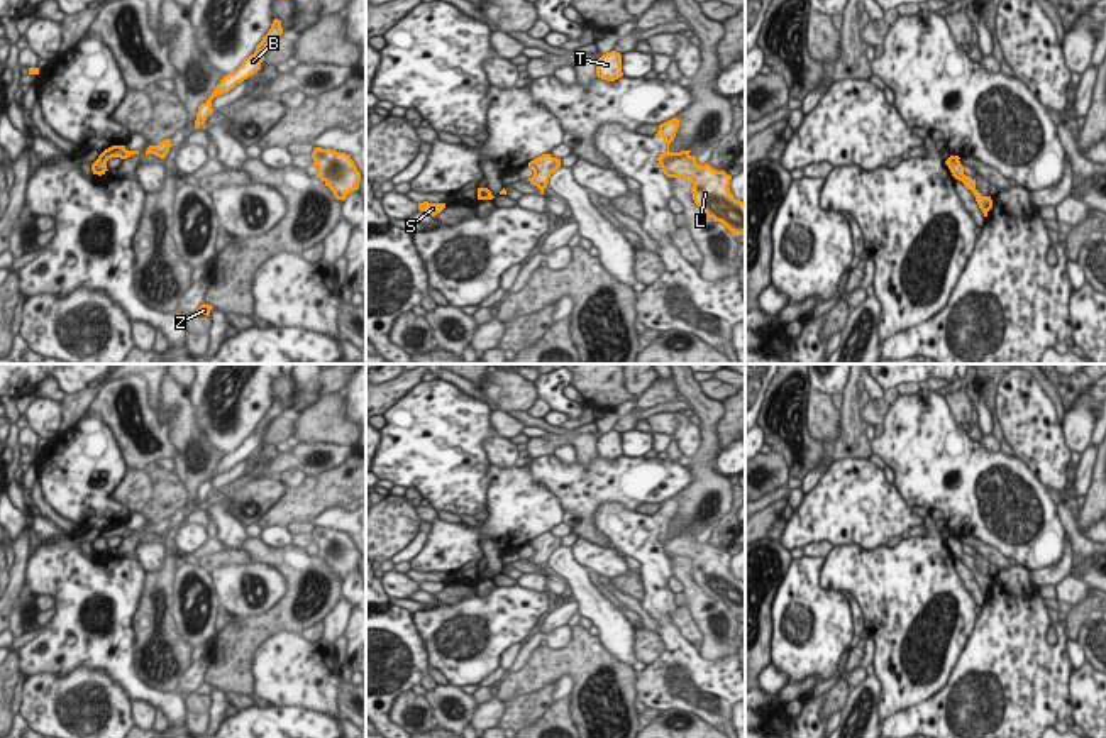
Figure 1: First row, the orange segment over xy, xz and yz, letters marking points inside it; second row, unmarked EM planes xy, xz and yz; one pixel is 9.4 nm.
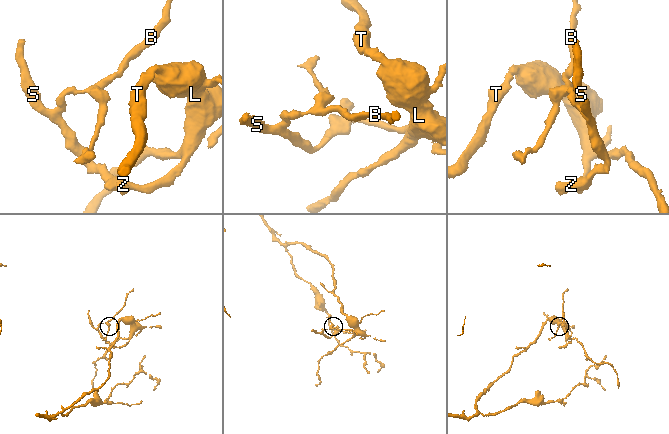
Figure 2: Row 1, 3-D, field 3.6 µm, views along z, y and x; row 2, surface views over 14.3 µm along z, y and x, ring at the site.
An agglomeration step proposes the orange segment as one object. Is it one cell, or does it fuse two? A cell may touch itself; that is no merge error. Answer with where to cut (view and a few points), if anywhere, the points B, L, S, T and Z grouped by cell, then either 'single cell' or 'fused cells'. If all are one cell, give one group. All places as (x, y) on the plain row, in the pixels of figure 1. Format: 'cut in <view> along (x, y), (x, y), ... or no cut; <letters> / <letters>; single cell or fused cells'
cut in xy along (99, 535), (105, 540); B / L S T Z; fused cells

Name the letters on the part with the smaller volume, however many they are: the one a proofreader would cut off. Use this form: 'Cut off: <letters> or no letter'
Cut off: B

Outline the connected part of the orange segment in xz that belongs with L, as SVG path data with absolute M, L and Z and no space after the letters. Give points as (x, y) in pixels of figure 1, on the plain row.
M674 496L659 504L655 515L662 516L667 530L659 533L657 540L667 557L683 557L693 562L693 579L705 596L722 601L733 614L745 614L745 582L735 579L730 572L732 555L713 548L708 542L700 545L691 530L671 531L679 499Z

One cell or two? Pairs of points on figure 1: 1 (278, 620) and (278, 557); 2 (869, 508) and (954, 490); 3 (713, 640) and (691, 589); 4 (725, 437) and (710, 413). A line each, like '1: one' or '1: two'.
1: one
2: two
3: one
4: two

